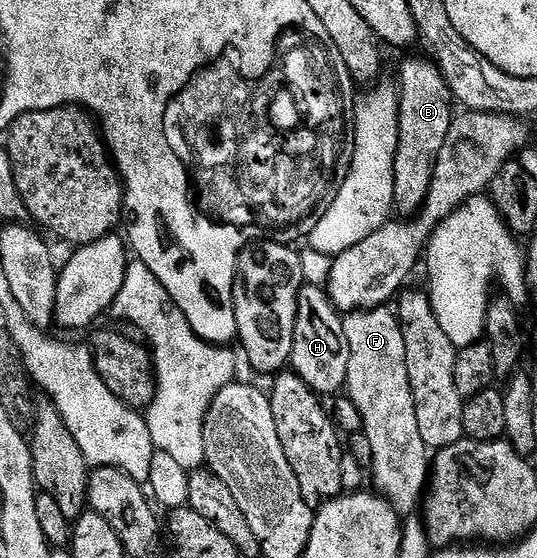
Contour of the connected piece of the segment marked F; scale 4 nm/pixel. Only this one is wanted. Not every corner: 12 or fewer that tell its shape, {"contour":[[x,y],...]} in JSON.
{"contour":[[392,308],[344,314],[371,485],[413,515],[431,450]]}

